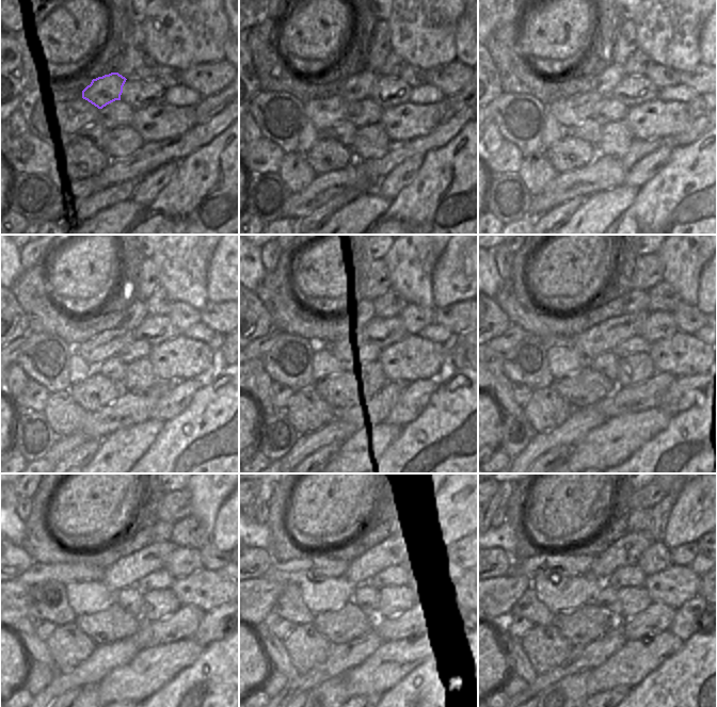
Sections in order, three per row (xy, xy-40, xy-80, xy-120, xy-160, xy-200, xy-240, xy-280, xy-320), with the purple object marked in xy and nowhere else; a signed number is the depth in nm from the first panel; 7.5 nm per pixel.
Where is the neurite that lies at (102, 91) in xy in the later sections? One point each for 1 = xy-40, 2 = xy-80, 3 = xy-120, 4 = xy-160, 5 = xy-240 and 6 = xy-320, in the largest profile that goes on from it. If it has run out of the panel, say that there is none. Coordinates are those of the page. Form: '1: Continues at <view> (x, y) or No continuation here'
1: Continues at xy-40 (359, 86)
2: Continues at xy-80 (603, 83)
3: Continues at xy-120 (134, 312)
4: Continues at xy-160 (387, 305)
5: Continues at xy-240 (161, 530)
6: Continues at xy-320 (640, 519)

